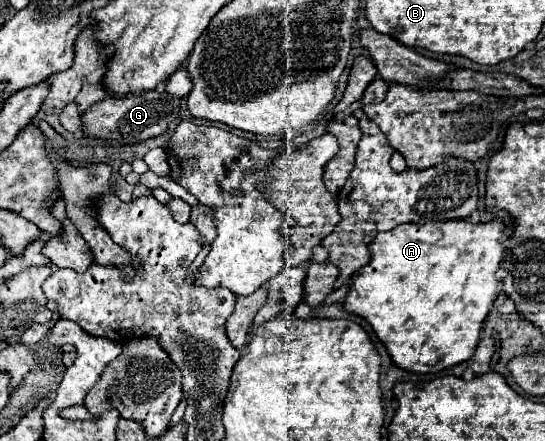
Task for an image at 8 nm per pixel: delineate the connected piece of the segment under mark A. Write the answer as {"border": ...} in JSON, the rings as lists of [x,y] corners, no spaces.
{"border":[[[450,219],[424,225],[408,223],[392,231],[380,231],[370,243],[370,263],[352,277],[344,309],[364,317],[386,345],[394,363],[406,371],[438,373],[446,367],[464,363],[474,355],[484,319],[498,297],[494,273],[504,261],[504,239],[502,219],[492,219],[488,223],[474,223],[472,219]]]}

